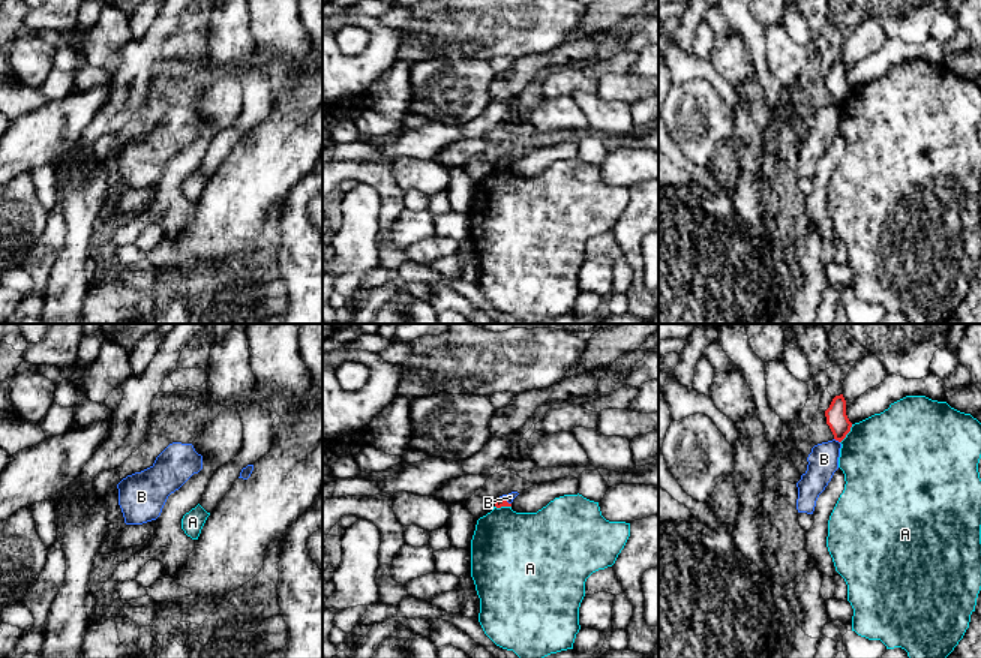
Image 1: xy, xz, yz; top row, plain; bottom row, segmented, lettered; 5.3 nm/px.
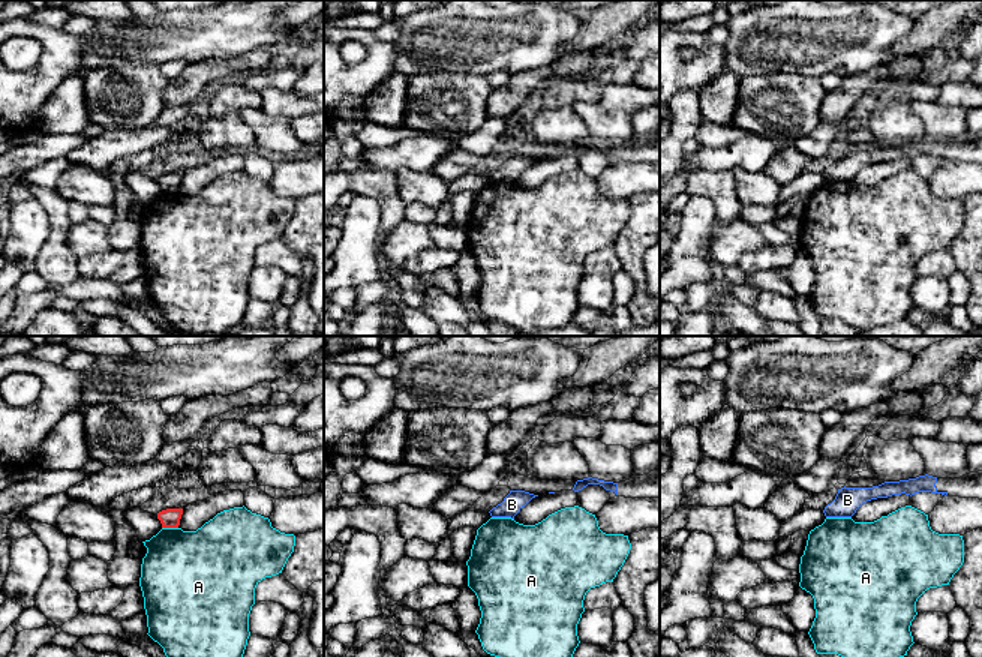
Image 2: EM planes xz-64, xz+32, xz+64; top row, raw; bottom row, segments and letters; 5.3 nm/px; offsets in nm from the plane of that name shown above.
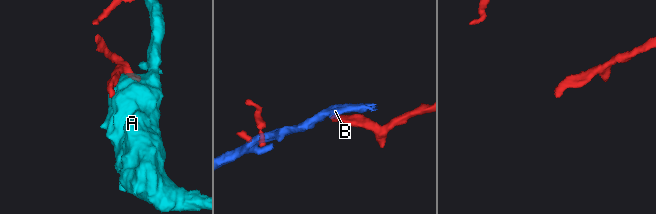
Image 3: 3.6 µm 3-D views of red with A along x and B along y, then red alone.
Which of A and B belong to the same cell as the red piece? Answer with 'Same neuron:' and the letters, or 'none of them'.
Same neuron: none of them

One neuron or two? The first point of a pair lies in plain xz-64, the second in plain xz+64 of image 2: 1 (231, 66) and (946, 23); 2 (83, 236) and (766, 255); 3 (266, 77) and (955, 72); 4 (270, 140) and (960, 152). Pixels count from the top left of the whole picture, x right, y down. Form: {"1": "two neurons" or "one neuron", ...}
{"1": "two neurons", "2": "two neurons", "3": "one neuron", "4": "two neurons"}

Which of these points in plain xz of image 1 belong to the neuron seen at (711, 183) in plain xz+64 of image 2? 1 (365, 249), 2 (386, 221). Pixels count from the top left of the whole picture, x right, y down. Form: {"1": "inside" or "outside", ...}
{"1": "outside", "2": "inside"}

